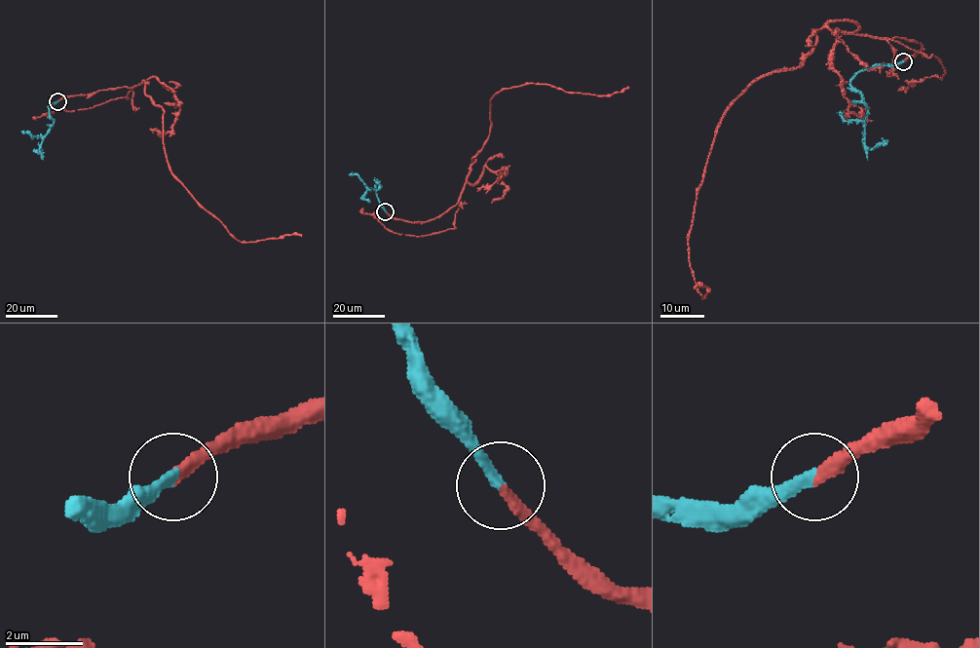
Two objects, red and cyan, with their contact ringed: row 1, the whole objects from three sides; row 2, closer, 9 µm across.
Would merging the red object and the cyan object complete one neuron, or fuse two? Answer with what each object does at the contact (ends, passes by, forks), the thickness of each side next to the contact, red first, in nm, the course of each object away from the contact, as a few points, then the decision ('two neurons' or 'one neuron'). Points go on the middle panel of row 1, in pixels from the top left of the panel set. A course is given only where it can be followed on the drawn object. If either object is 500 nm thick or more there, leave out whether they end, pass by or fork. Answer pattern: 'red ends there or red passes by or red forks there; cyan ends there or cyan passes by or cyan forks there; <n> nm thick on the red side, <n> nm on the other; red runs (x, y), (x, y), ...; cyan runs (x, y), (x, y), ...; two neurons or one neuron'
red ends there; cyan ends there; 280 nm thick on the red side, 300 nm on the other; red runs (386, 211), (425, 222), (458, 202), (487, 138), (490, 102), (504, 90), (545, 84), (611, 95), (628, 87); cyan runs (386, 211), (378, 198), (376, 180), (380, 186), (378, 189), (366, 190), (364, 197), (369, 202); one neuron

